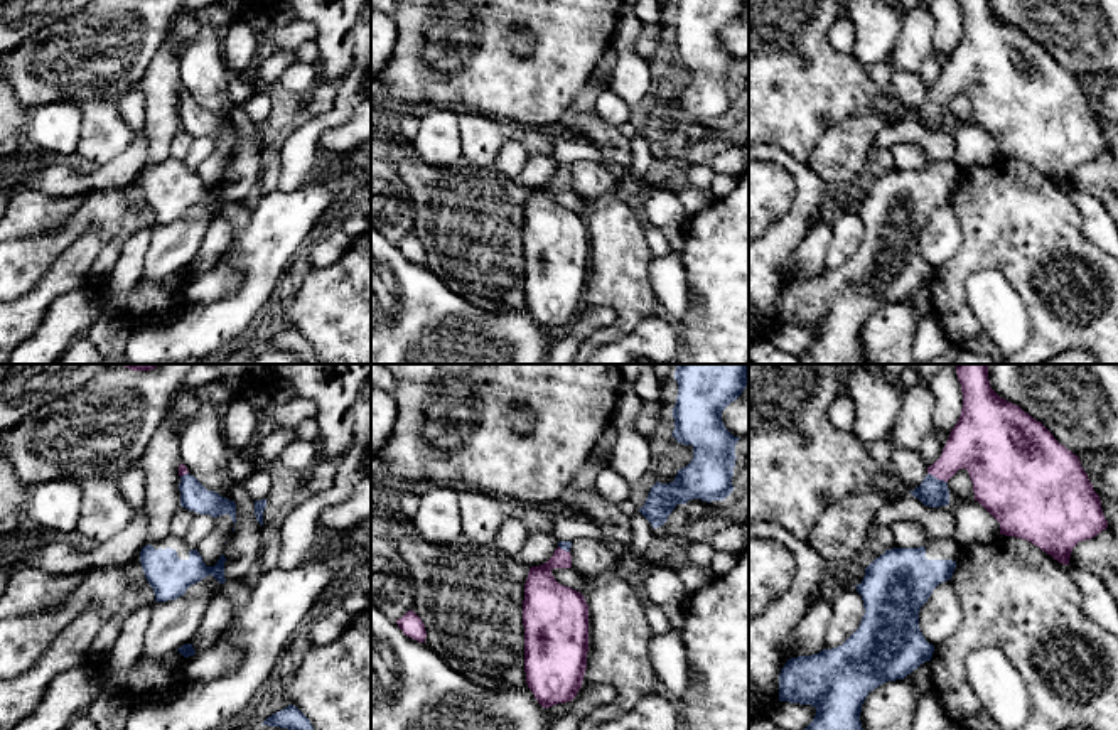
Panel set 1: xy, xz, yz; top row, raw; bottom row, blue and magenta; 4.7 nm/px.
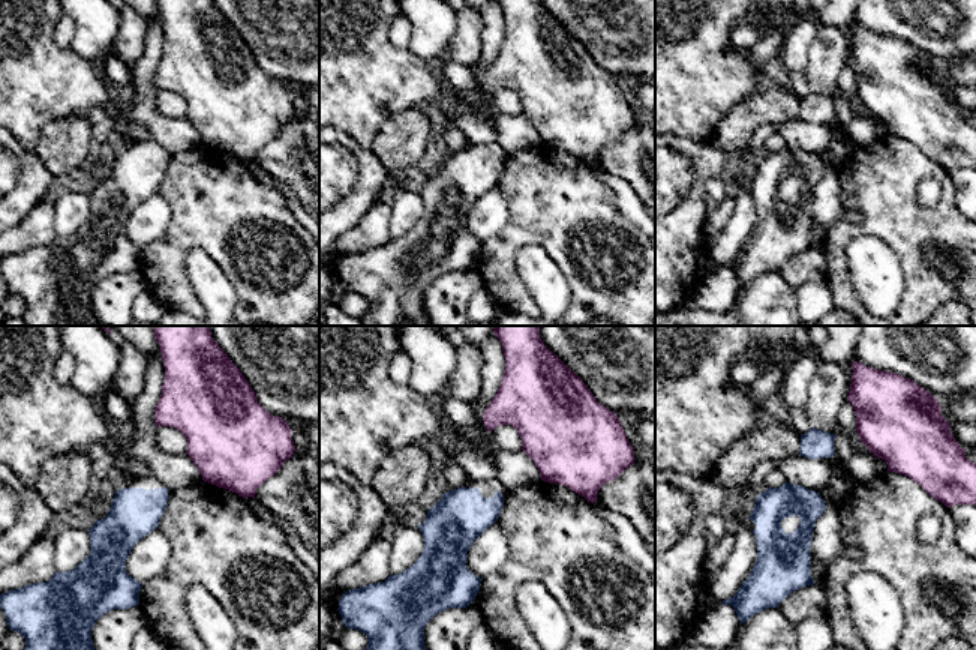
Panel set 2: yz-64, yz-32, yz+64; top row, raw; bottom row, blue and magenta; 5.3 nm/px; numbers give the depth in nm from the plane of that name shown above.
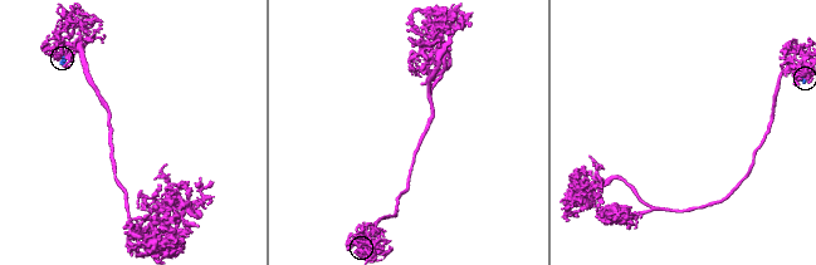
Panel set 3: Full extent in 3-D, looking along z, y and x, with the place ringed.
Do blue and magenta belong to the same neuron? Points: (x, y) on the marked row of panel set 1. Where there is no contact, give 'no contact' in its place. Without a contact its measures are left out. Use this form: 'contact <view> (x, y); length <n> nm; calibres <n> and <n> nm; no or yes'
contact yz (938, 479); length 110 nm; calibres 140 and 260 nm; yes

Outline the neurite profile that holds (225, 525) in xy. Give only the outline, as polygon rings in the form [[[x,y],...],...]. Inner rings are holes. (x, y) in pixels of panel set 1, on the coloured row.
[[[223,514],[216,518],[216,528],[212,531],[212,538],[224,545],[228,538],[233,534],[234,523],[229,514]]]

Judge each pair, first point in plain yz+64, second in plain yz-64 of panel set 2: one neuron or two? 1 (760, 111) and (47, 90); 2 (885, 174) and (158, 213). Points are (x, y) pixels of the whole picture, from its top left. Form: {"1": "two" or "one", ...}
{"1": "two", "2": "two"}

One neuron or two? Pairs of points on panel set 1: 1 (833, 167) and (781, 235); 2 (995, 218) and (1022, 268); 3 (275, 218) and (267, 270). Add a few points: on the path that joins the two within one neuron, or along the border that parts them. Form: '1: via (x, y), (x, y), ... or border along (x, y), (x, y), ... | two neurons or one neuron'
1: border along (806, 164), (828, 191) | two neurons
2: via (1007, 230), (1021, 243), (1022, 257) | one neuron
3: via (275, 231), (267, 243), (267, 257) | one neuron

